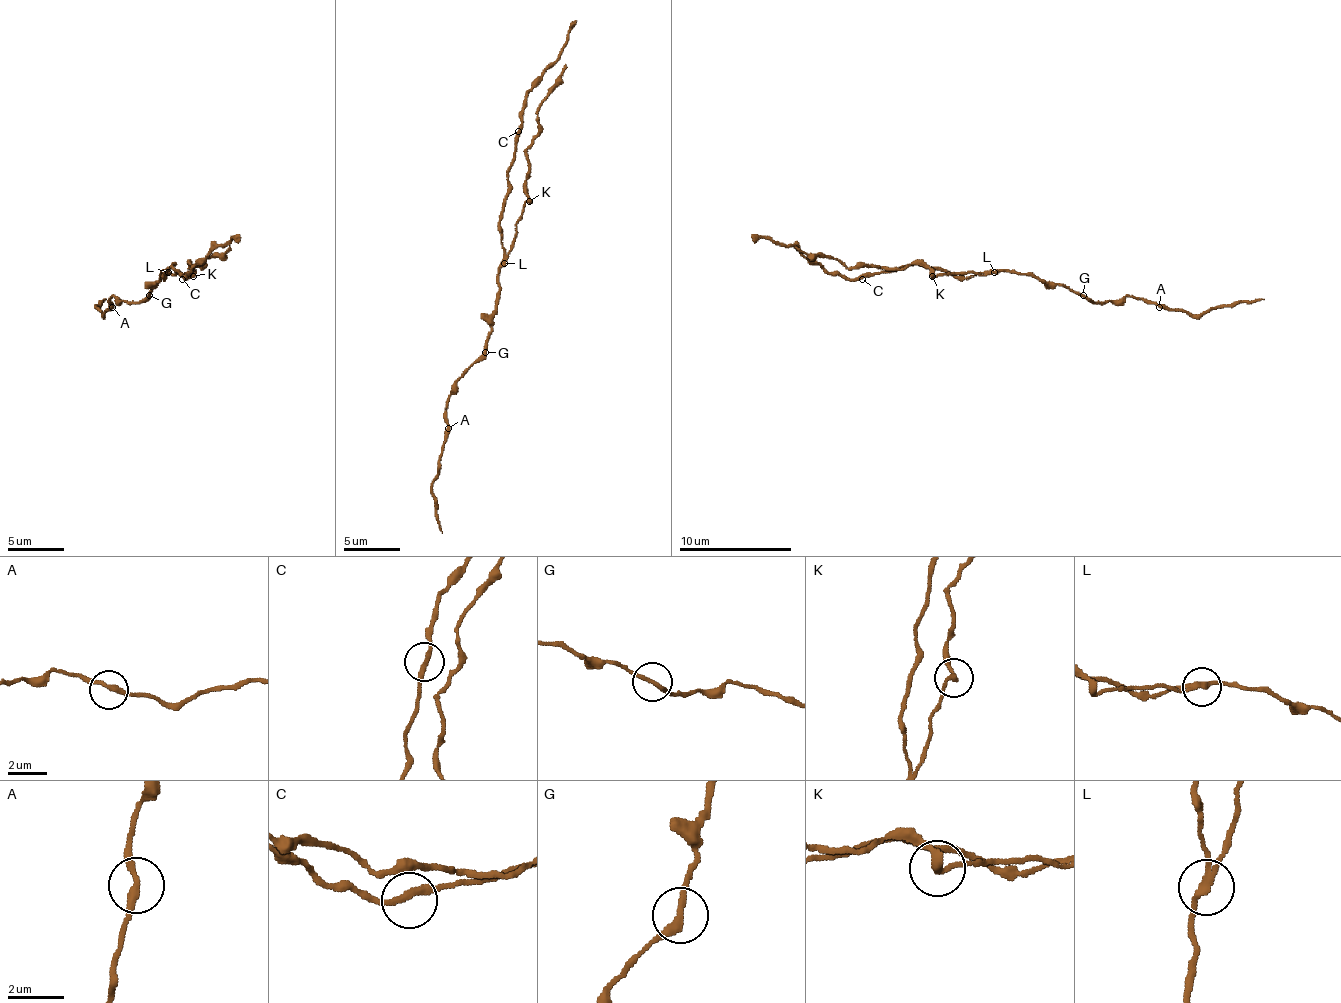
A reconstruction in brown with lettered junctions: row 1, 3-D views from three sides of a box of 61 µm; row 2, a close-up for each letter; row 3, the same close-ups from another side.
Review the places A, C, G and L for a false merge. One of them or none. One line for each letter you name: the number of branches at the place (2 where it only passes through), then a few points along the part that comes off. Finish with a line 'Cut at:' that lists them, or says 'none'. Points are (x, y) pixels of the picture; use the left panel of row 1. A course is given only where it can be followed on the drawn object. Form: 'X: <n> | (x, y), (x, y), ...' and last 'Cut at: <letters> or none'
L: 3 | (168, 273), (193, 273), (191, 265), (191, 267), (202, 267), (207, 256), (222, 256), (230, 245)
Cut at: L

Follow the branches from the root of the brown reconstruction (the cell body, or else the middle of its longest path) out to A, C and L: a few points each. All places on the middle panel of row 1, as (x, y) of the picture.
A: (499, 277), (499, 302), (490, 324), (490, 338), (482, 355), (448, 397), (445, 406), (448, 428)
C: (499, 277), (499, 265), (504, 257), (499, 215), (507, 192), (507, 170), (513, 164), (518, 131)
L: (499, 277), (499, 268), (504, 262)

